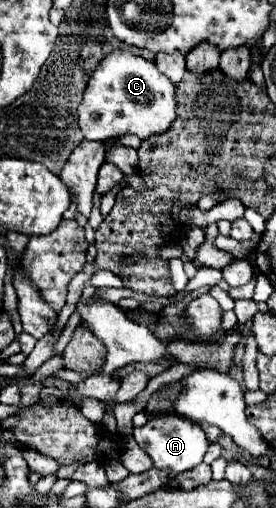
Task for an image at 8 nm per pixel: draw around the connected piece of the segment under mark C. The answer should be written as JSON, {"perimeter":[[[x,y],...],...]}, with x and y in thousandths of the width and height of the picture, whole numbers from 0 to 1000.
{"perimeter":[[[409,98],[322,150],[301,197],[279,213],[286,252],[315,276],[380,276],[460,260],[525,276],[547,264],[598,260],[634,236],[634,169],[533,118],[467,98]]]}

